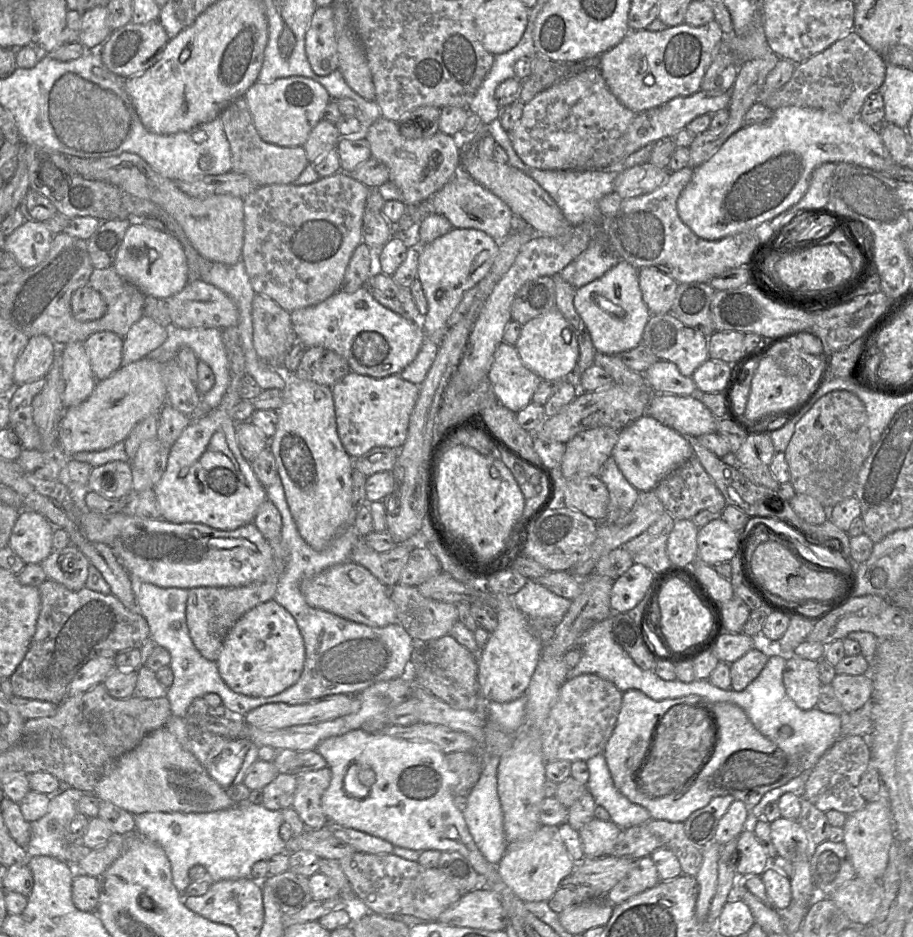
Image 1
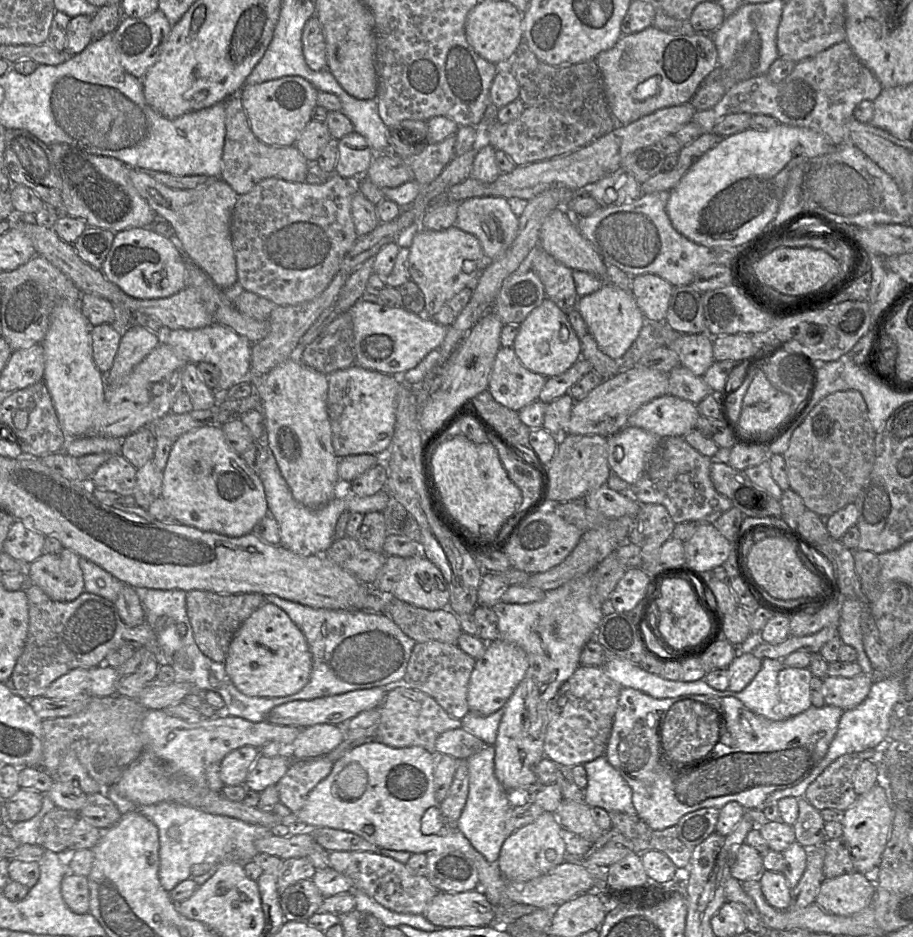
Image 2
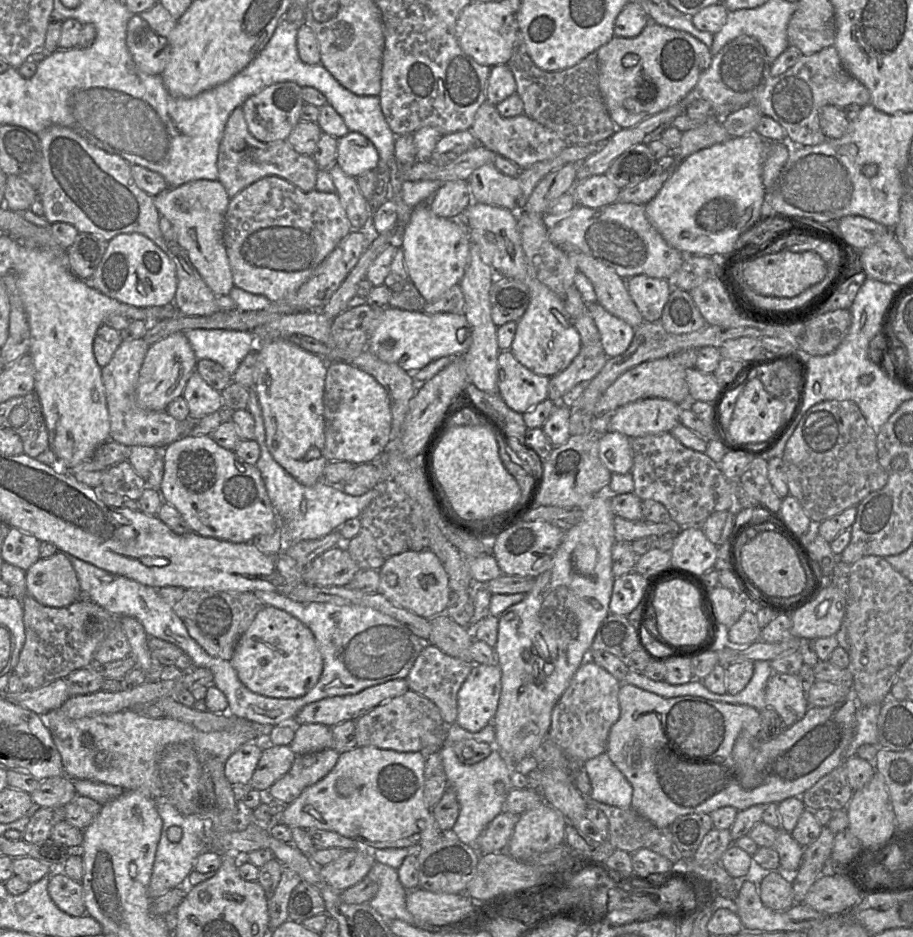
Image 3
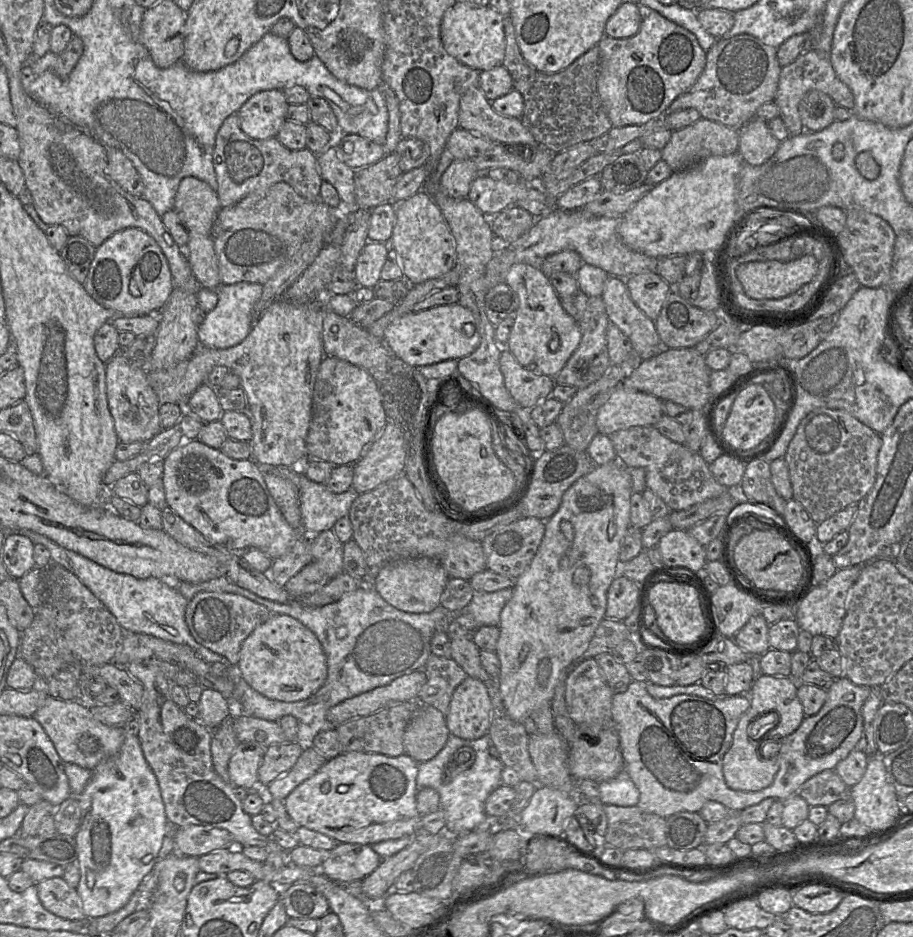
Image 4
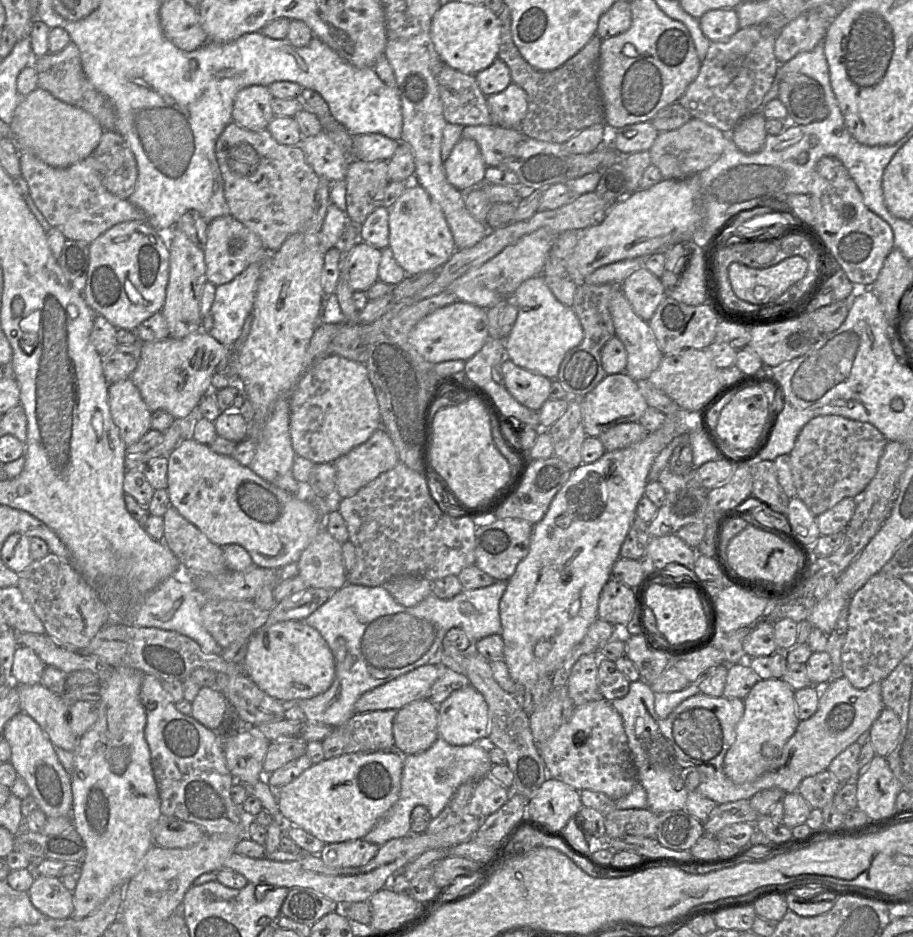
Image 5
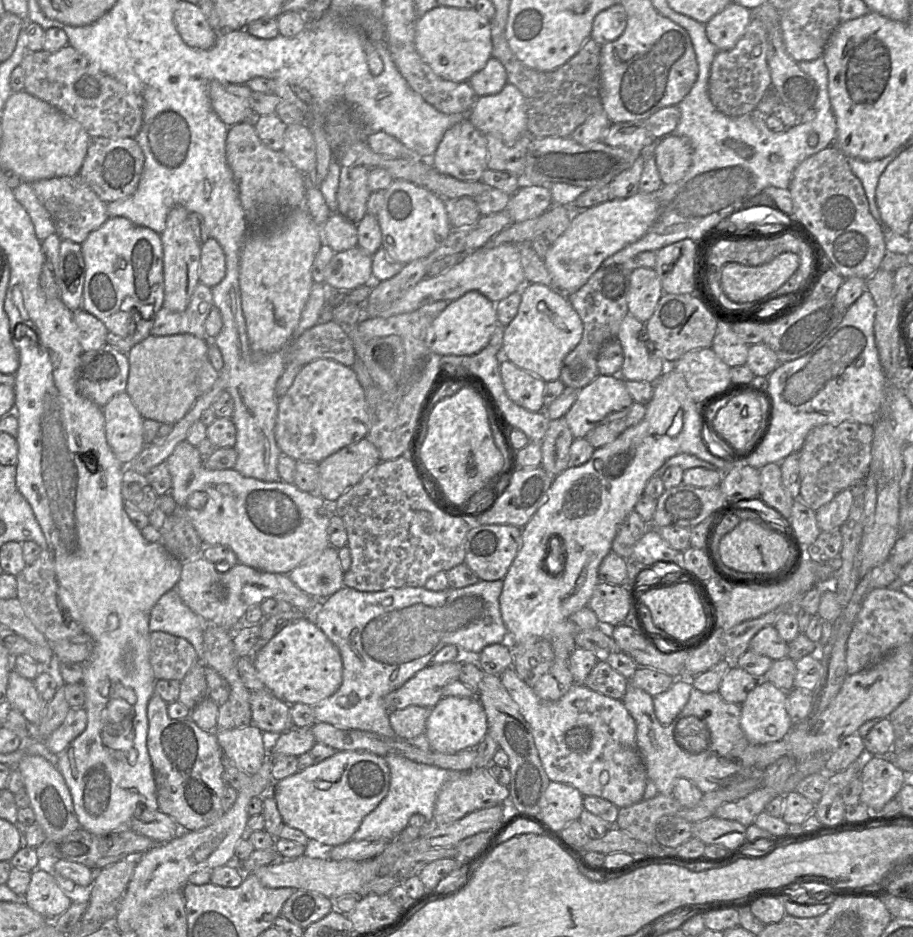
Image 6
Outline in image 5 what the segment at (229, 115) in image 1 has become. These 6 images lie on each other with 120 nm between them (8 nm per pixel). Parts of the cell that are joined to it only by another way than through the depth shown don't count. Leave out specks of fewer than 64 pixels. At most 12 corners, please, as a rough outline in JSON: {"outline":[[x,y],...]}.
{"outline":[[231,121],[215,154],[230,215],[269,252],[308,227],[300,146]]}

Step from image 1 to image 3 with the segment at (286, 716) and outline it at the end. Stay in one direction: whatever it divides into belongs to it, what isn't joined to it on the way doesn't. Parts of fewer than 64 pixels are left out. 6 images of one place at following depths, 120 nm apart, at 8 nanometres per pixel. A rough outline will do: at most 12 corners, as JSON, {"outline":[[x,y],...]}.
{"outline":[[406,679],[305,705],[295,725],[333,727],[404,694]]}

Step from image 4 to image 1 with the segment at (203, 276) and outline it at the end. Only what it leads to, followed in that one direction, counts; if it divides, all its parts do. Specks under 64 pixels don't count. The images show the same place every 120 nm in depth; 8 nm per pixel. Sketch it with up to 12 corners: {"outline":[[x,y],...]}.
{"outline":[[142,157],[80,158],[83,178],[152,201],[206,260],[233,265],[243,199],[191,197]]}

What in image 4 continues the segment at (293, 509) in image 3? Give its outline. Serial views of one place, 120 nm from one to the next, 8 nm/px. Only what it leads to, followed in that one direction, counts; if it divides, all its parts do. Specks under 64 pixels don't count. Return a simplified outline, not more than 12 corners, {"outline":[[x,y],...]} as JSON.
{"outline":[[258,465],[298,491],[302,530],[317,535],[348,516],[359,493],[340,494],[302,467]]}

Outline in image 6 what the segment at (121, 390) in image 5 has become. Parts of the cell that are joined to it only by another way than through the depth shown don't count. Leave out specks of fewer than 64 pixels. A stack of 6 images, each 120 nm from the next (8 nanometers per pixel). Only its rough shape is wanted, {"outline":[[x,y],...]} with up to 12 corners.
{"outline":[[126,391],[102,410],[107,443],[128,466],[145,446],[144,418]]}

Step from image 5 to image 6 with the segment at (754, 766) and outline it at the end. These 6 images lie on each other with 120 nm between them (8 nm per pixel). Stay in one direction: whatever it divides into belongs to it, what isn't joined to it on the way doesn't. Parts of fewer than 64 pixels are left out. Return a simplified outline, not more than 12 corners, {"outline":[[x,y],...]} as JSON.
{"outline":[[759,680],[740,708],[752,744],[777,742],[793,725],[787,692]]}

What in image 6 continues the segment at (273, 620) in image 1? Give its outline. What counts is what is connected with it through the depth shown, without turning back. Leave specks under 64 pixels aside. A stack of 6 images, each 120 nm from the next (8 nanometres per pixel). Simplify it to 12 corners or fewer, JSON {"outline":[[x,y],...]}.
{"outline":[[303,618],[252,657],[266,689],[316,705],[341,686],[337,647]]}

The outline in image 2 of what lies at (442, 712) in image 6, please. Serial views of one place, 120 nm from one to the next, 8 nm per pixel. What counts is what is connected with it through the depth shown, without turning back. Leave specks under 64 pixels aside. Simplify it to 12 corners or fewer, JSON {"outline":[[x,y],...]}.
{"outline":[[486,643],[467,694],[484,716],[504,707],[529,667],[520,646]]}

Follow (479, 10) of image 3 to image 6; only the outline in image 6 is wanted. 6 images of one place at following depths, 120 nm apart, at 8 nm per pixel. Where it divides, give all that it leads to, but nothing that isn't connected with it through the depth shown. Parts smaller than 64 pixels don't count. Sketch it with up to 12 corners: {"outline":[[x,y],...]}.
{"outline":[[436,6],[414,45],[436,75],[468,81],[492,57],[491,21]]}

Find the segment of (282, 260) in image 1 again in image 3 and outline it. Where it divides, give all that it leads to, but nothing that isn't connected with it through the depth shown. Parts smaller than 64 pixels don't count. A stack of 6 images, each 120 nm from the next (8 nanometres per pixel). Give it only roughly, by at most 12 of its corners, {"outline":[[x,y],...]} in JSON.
{"outline":[[336,193],[230,199],[235,287],[294,295],[352,231]]}

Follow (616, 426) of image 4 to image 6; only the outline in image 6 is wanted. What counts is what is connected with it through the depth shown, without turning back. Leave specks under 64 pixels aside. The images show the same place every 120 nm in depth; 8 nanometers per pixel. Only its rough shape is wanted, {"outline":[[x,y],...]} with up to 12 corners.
{"outline":[[598,375],[564,415],[574,439],[623,420],[633,399],[620,375]]}

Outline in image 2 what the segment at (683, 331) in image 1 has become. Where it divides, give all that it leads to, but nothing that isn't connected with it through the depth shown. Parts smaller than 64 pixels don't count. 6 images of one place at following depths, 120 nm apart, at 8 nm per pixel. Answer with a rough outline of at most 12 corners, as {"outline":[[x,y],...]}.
{"outline":[[708,333],[682,334],[670,343],[680,366],[703,376],[714,362]]}

